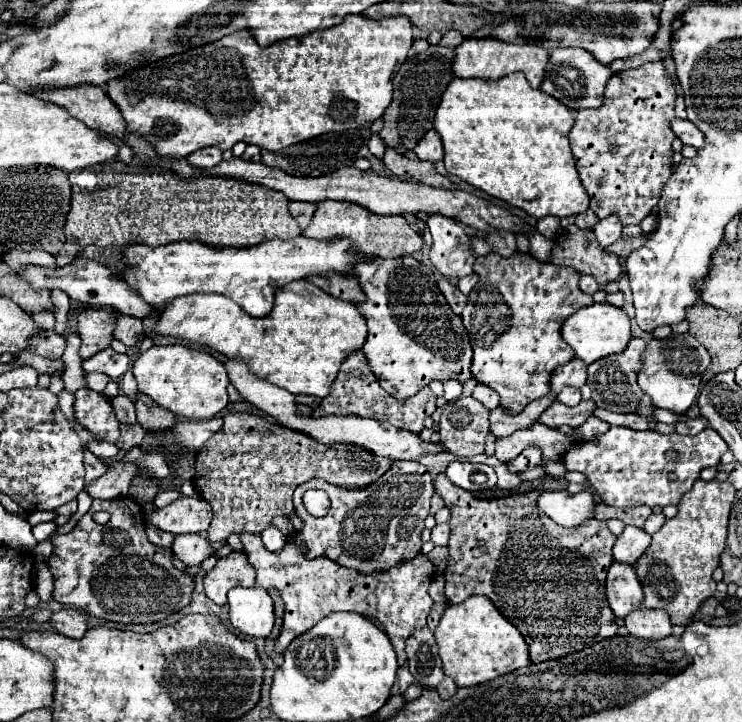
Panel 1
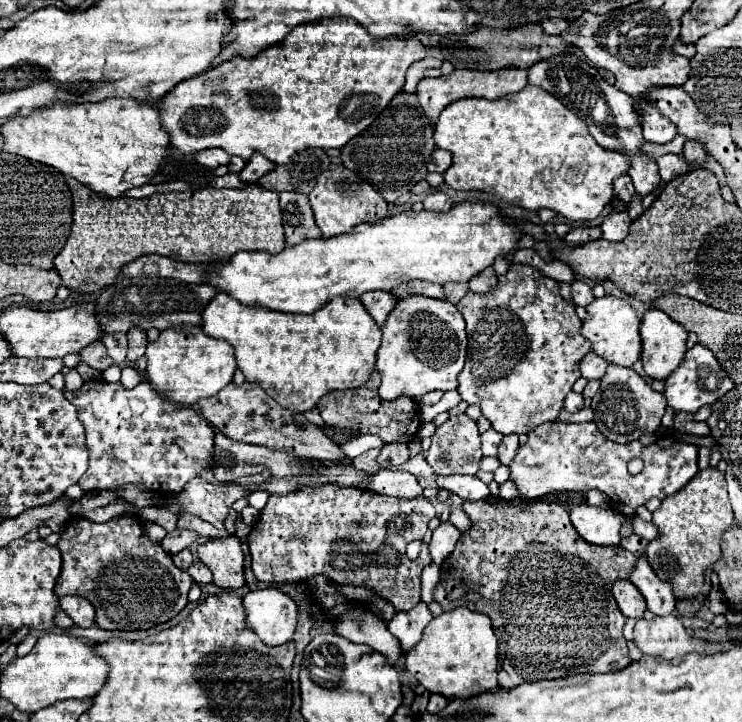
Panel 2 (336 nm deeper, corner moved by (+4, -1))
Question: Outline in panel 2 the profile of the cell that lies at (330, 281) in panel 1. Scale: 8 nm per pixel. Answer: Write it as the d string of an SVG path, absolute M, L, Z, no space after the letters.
M367 292L361 296L361 302L367 308L367 312L375 318L375 322L379 326L383 326L389 312L395 308L395 302L399 302L399 300L389 292Z

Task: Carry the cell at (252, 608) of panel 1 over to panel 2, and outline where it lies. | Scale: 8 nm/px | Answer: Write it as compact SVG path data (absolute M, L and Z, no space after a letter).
M277 588L251 590L243 596L247 624L267 644L281 646L293 640L297 630L297 604Z

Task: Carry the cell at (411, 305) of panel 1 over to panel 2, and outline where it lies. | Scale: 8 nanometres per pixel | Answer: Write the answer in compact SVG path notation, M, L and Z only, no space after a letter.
M425 296L399 300L383 324L383 342L377 350L377 372L381 374L379 396L395 400L399 396L417 398L433 390L455 390L457 376L465 362L467 334L465 322L455 304Z

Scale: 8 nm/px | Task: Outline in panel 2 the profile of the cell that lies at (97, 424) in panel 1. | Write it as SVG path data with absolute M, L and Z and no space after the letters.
M89 380L89 382L83 382L83 386L79 390L73 390L73 392L65 392L65 398L77 408L77 414L79 414L79 420L83 422L85 426L85 432L87 432L87 446L89 446L89 452L91 452L91 458L89 458L89 470L79 478L79 486L85 494L89 492L101 492L101 490L119 490L123 486L129 486L129 484L145 484L145 490L149 492L157 492L157 494L179 494L183 490L183 486L191 480L191 478L197 478L203 470L209 470L213 466L213 428L207 424L207 420L197 414L193 408L187 408L187 406L175 406L175 402L167 402L167 398L159 398L159 394L155 394L155 390L151 390L151 386L147 386L147 380L139 382L135 388L125 388L121 382L117 384L109 384L105 380Z

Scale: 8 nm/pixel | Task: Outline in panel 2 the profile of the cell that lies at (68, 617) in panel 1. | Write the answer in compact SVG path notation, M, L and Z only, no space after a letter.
M63 596L61 598L61 608L73 618L73 622L77 626L89 628L89 626L95 624L95 608L91 606L91 602L87 602L87 598Z

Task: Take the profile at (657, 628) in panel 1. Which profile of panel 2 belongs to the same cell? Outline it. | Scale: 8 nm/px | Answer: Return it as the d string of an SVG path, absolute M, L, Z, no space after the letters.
M673 614L663 618L657 616L653 620L637 620L635 644L643 654L661 656L665 660L687 652L715 654L721 650L721 644L707 644L703 640L697 640L695 636L689 636L681 624L681 618Z

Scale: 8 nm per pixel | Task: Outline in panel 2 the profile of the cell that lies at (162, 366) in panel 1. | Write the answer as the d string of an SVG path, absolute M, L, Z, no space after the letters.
M173 326L159 334L155 342L147 344L145 380L167 400L181 406L193 406L201 398L215 396L225 388L237 370L233 346L221 338L211 338L201 326Z

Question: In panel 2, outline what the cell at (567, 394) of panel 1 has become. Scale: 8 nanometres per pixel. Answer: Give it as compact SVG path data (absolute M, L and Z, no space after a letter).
M569 392L565 398L565 410L567 412L579 412L583 408L583 396L577 392Z

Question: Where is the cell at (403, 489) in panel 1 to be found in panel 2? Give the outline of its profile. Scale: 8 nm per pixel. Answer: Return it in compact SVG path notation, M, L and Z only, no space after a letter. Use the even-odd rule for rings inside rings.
M325 484L325 486L301 486L297 492L291 492L291 494L285 494L285 496L269 496L269 500L267 500L267 504L265 504L265 508L259 512L259 518L257 518L257 522L253 524L253 530L249 532L249 540L247 540L247 544L249 544L249 552L251 552L251 568L253 568L253 572L255 572L255 576L257 576L257 580L261 580L261 582L271 582L271 584L285 584L285 582L299 582L299 580L307 580L307 578L311 578L311 576L327 576L327 578L331 578L331 580L335 580L337 584L353 584L353 586L365 586L365 588L369 588L371 592L375 592L377 596L381 596L381 598L385 598L385 600L389 600L393 606L395 606L395 610L397 612L407 612L407 610L411 610L415 604L419 604L421 602L421 588L419 588L419 578L421 578L421 572L423 572L423 568L425 566L429 566L431 564L431 556L429 556L429 548L427 548L427 544L423 542L423 538L425 538L425 532L427 532L427 522L431 520L431 518L435 518L435 508L433 508L433 504L427 500L427 498L423 498L423 496L419 496L419 498L413 498L413 500L401 500L401 498L387 498L387 496L379 496L379 494L373 494L373 492L361 492L361 490L357 490L357 488L341 488L341 486L333 486L333 484ZM413 540L421 540L423 542L423 546L421 546L421 554L419 554L419 558L417 560L409 560L407 558L407 554L405 554L405 548L407 548L407 544L409 542L413 542Z

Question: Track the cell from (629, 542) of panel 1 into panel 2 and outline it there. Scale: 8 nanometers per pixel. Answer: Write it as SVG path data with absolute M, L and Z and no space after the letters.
M639 558L635 570L631 572L629 578L639 592L645 596L647 600L647 608L655 614L655 616L669 616L675 610L675 596L671 590L671 584L659 580L655 576L655 572L651 570L647 558Z

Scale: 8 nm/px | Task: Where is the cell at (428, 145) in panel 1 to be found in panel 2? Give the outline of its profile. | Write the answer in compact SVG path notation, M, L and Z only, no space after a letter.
M435 150L433 152L433 156L431 156L431 162L429 162L429 166L427 166L427 170L429 172L439 172L439 174L443 174L447 168L451 166L451 154L447 152L447 150Z

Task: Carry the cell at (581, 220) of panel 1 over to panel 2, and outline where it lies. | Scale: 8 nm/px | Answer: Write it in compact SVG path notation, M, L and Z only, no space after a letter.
M573 228L565 236L565 242L569 246L577 246L577 244L587 244L587 242L593 242L599 238L601 238L601 228Z

